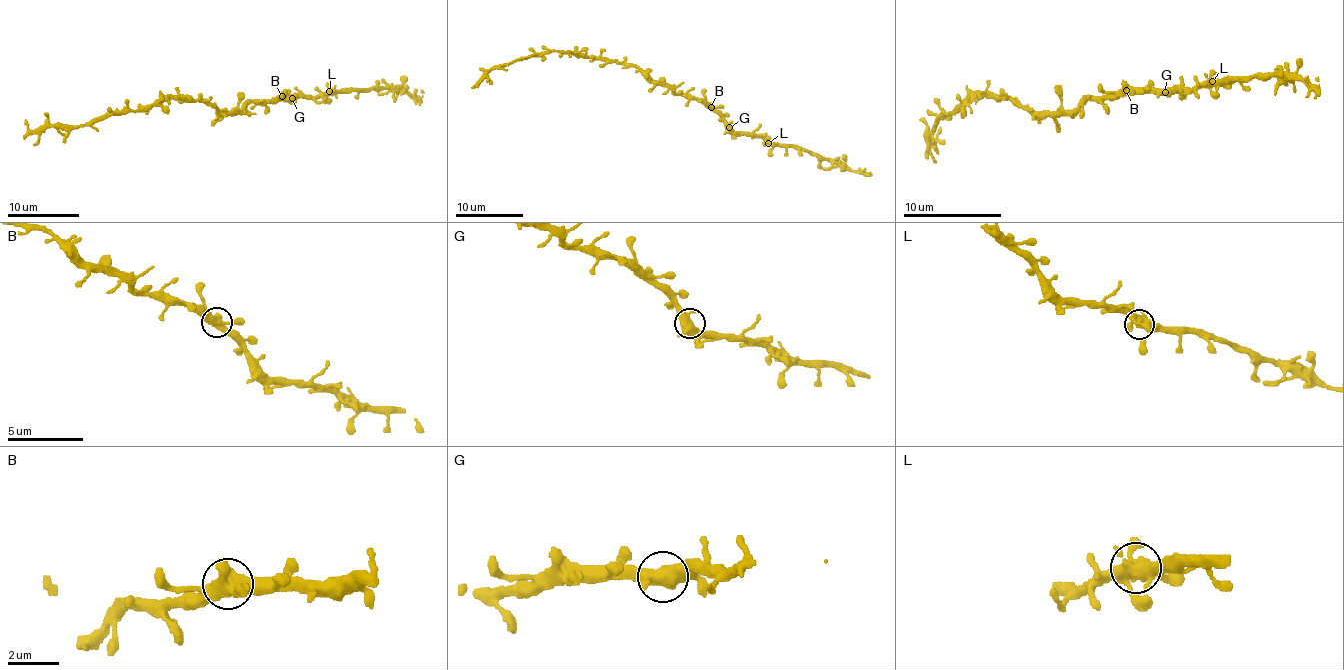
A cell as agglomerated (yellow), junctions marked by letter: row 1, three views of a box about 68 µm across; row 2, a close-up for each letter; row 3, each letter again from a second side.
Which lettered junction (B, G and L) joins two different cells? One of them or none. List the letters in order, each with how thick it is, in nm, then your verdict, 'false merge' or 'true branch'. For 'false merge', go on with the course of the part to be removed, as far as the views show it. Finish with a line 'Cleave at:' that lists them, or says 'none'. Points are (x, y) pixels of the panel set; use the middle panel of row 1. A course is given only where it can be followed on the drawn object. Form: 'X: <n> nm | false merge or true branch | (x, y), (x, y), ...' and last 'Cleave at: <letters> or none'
B: 480 nm | true branch
G: 480 nm | true branch
L: 480 nm | true branch
Cleave at: none

